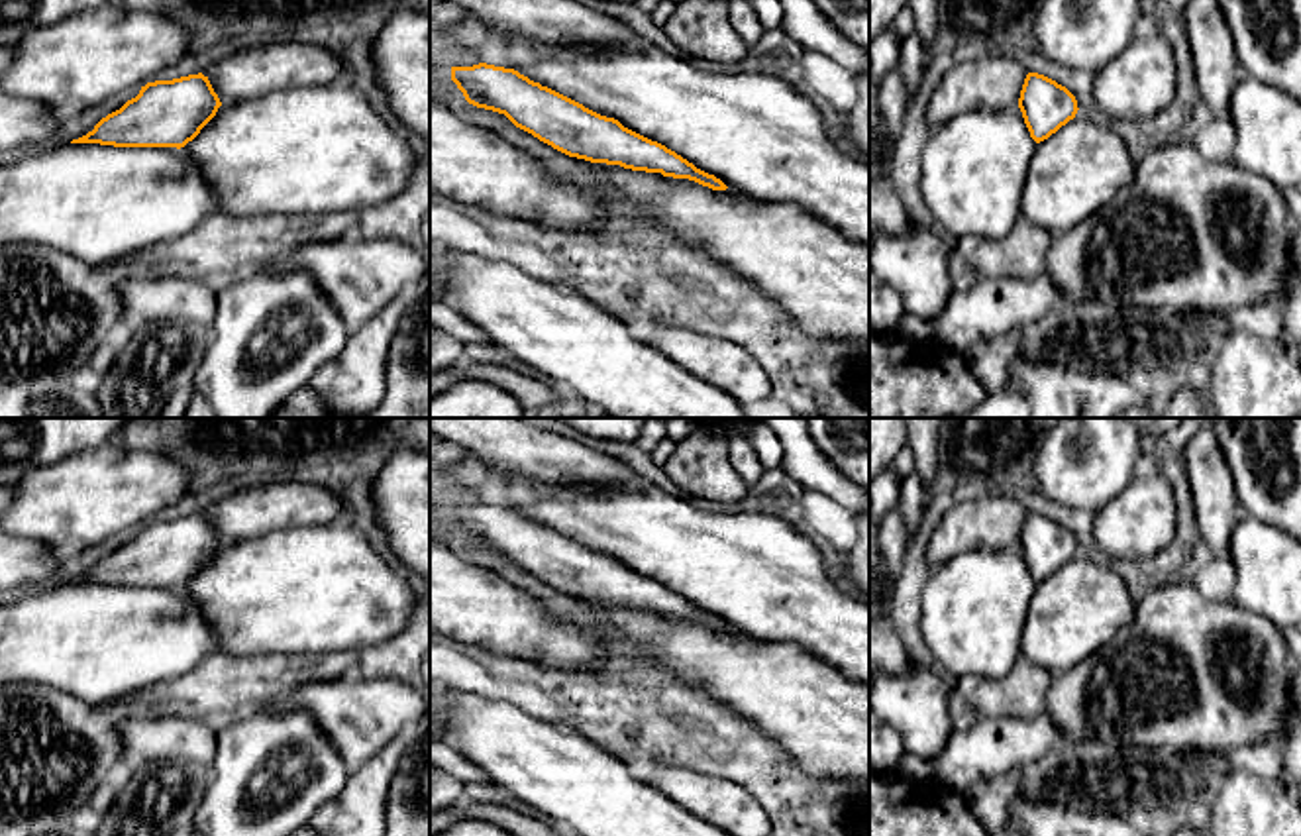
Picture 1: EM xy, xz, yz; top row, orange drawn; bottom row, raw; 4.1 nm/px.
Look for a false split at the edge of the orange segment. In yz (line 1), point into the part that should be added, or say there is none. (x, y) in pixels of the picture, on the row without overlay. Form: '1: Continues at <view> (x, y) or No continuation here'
1: Continues at yz (974, 605)

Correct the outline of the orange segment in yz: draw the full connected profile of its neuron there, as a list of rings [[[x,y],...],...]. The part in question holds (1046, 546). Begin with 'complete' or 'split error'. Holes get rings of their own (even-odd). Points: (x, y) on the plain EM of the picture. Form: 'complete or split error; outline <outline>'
split error; outline [[[1028,512],[1016,548],[963,551],[932,569],[920,599],[920,634],[934,665],[956,679],[1003,679],[1020,657],[1036,585],[1077,549],[1066,526]]]

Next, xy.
split error; outline [[[202,512],[173,520],[155,520],[120,549],[102,557],[92,571],[71,583],[114,587],[177,587],[210,620],[220,640],[218,653],[232,657],[286,653],[320,657],[330,652],[359,652],[398,636],[424,601],[406,577],[398,575],[355,526],[338,520],[324,526],[286,528],[253,540],[222,544]]]

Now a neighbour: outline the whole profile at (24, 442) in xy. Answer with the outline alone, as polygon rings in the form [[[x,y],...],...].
[[[0,418],[0,485],[98,447],[131,418]]]

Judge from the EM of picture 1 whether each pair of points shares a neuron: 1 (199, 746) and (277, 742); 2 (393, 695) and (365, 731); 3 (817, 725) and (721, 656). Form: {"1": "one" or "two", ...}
{"1": "two", "2": "one", "3": "one"}

